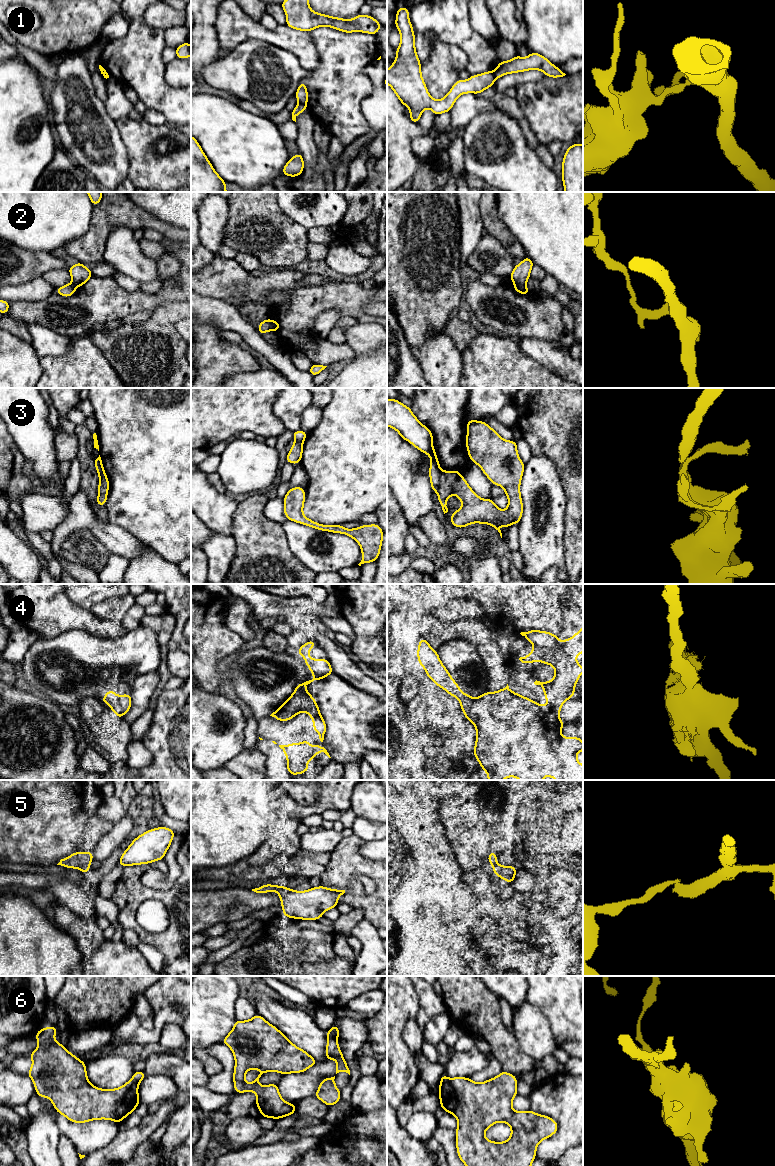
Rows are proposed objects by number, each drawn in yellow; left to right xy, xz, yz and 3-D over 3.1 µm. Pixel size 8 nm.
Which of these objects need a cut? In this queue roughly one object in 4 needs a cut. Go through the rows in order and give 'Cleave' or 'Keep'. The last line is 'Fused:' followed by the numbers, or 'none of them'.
1: Cleave
2: Cleave
3: Cleave
4: Keep
5: Cleave
6: Cleave
Fused: 1, 2, 3, 5, 6

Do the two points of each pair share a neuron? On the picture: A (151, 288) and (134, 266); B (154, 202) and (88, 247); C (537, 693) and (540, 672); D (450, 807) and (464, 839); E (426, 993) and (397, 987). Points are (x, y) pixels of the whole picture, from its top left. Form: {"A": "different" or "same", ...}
{"A": "different", "B": "different", "C": "different", "D": "same", "E": "different"}

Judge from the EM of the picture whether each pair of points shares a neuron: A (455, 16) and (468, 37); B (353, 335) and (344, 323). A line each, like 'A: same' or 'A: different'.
A: same
B: different

